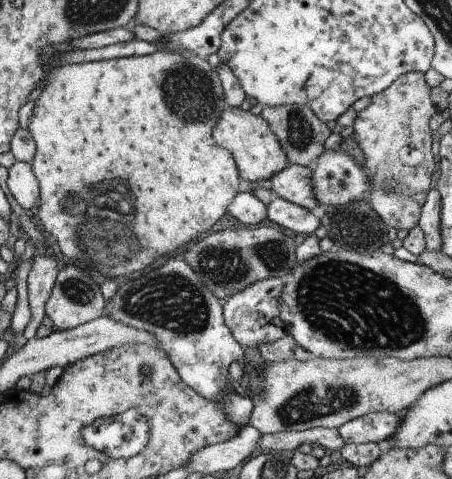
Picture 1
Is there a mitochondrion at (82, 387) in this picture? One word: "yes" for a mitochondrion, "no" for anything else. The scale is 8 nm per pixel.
no

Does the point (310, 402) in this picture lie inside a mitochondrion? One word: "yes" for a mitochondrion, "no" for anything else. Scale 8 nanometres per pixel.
yes

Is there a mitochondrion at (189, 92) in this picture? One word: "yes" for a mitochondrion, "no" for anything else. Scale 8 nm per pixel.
yes

